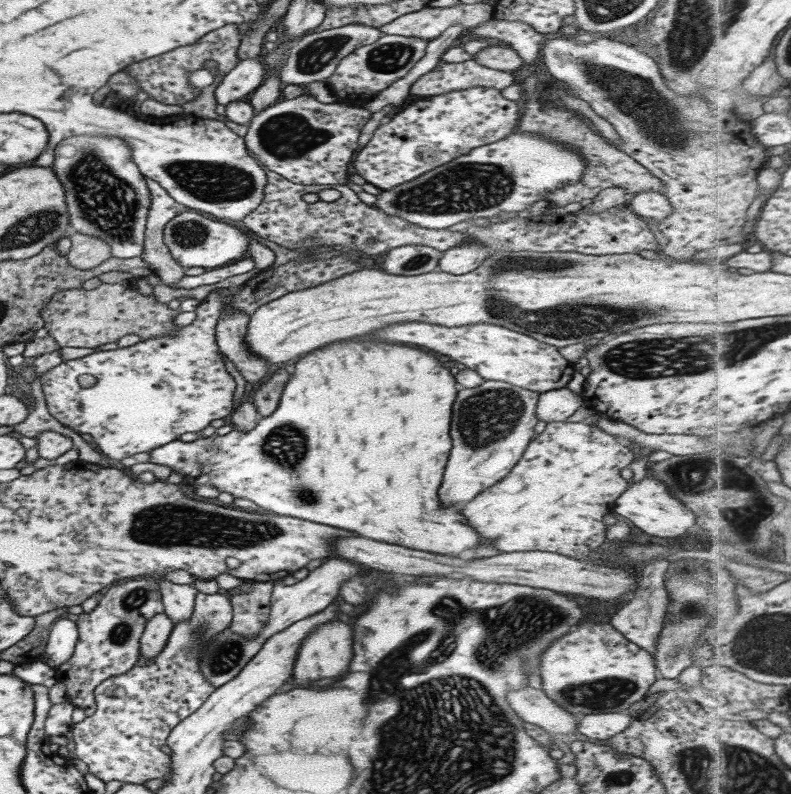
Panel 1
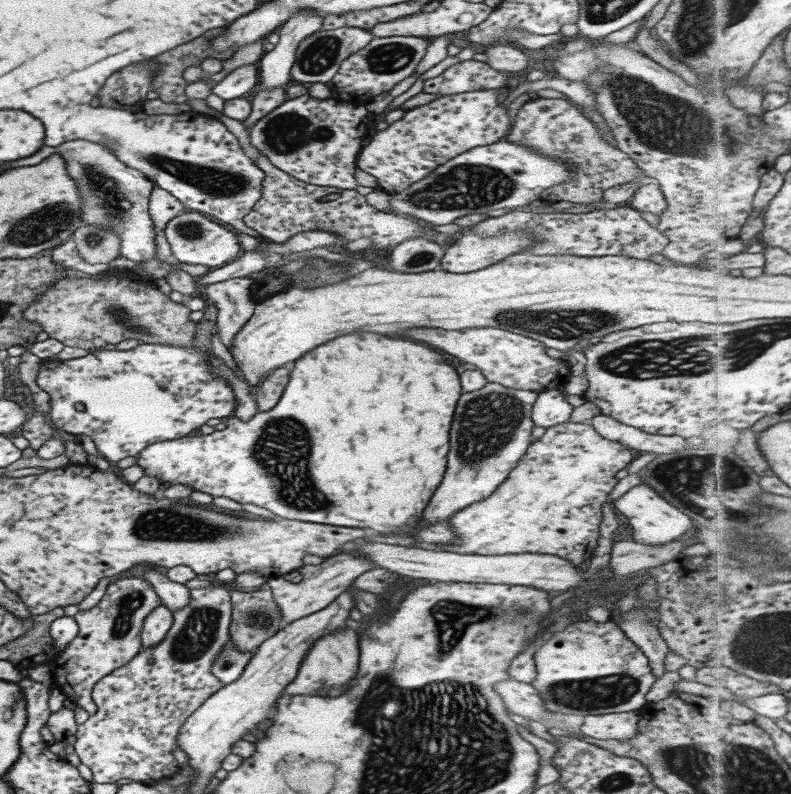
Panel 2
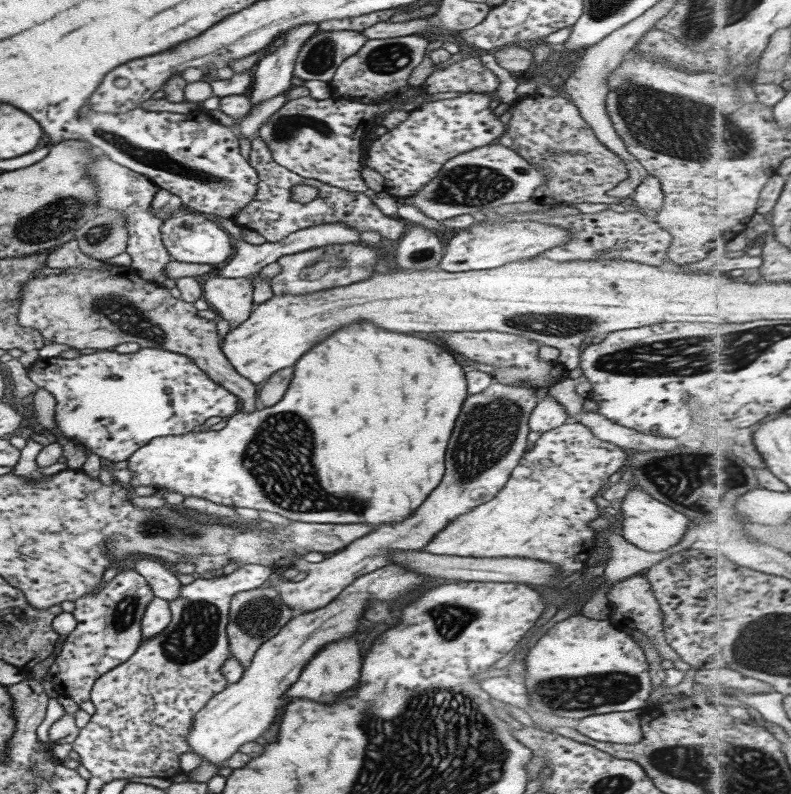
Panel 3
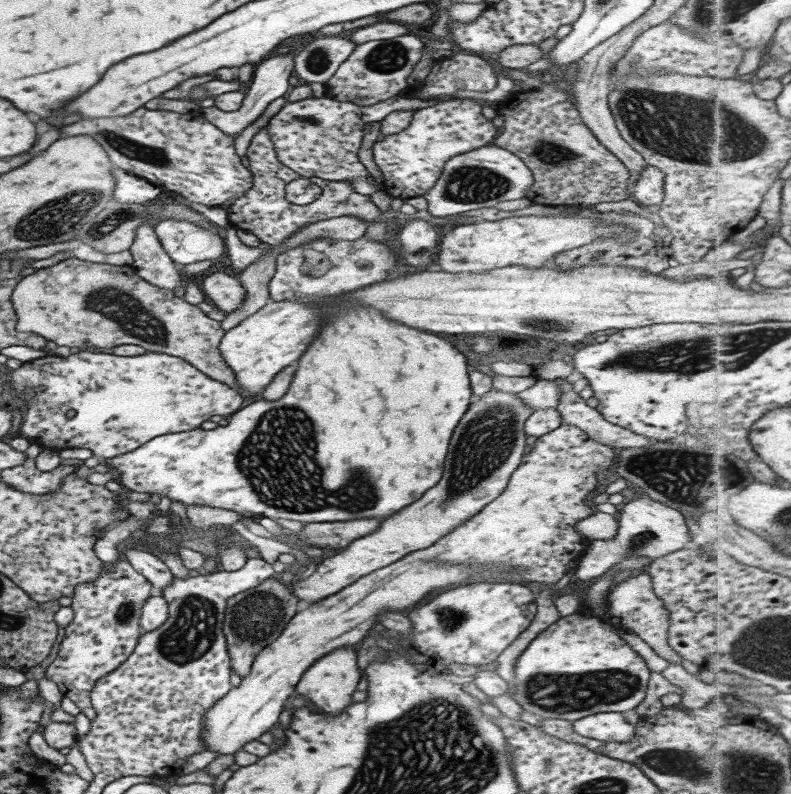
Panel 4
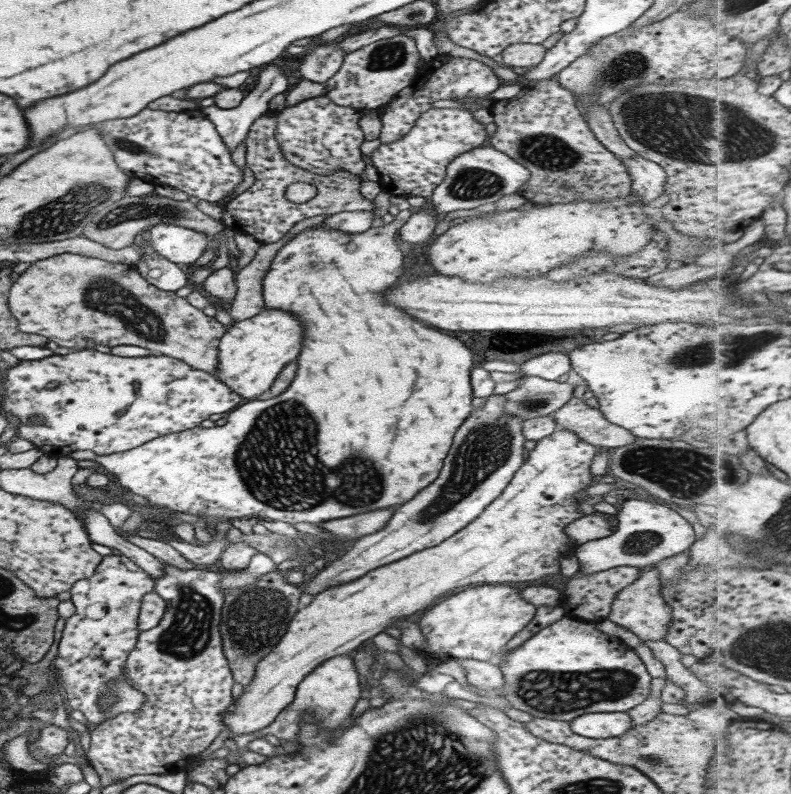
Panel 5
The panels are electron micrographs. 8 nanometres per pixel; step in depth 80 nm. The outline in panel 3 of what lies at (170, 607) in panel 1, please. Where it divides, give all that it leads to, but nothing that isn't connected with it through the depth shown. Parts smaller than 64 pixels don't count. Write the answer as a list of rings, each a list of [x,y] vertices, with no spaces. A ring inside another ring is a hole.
[[[153,557],[137,558],[133,569],[146,581],[154,597],[167,602],[178,599],[181,584],[161,561]]]

